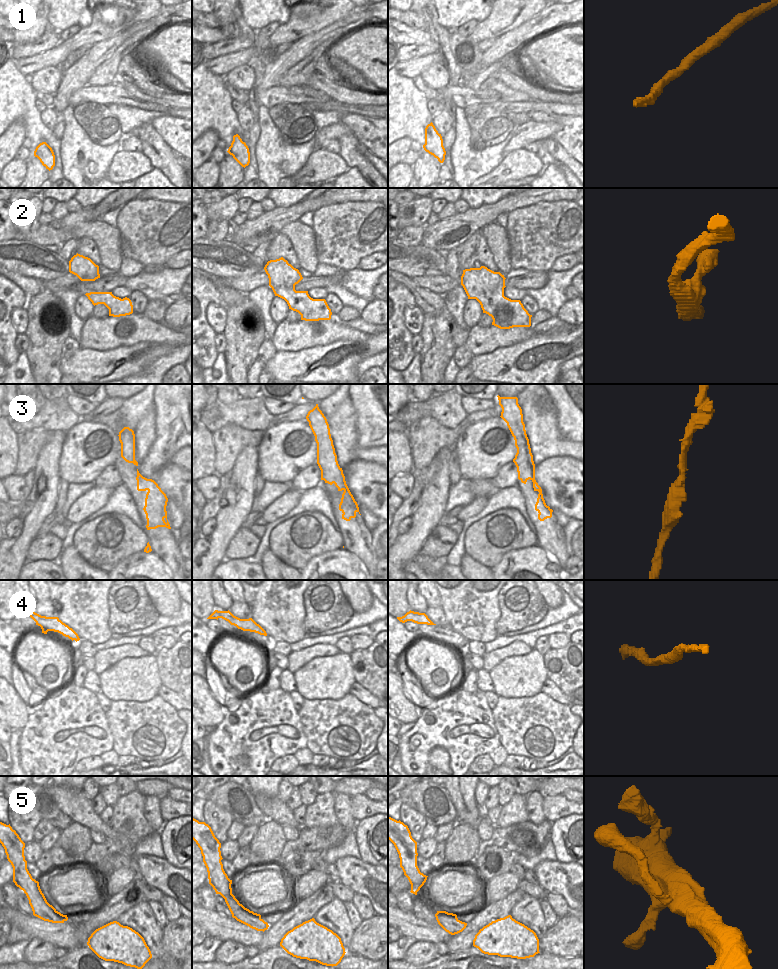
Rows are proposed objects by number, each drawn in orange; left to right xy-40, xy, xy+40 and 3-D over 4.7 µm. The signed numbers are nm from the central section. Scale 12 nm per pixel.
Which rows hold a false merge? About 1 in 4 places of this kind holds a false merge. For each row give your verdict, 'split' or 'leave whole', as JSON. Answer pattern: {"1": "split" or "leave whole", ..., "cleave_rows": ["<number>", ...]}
{"1": "leave whole", "2": "leave whole", "3": "leave whole", "4": "leave whole", "5": "leave whole", "cleave_rows": []}

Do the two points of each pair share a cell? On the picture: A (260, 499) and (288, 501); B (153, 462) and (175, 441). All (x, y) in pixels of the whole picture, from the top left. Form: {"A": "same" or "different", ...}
{"A": "different", "B": "same"}

